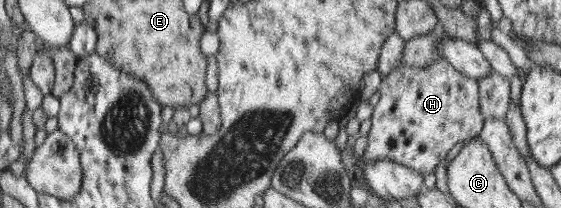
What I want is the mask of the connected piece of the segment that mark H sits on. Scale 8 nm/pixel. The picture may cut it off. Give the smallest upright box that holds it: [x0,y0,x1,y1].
[363,60,482,176]

